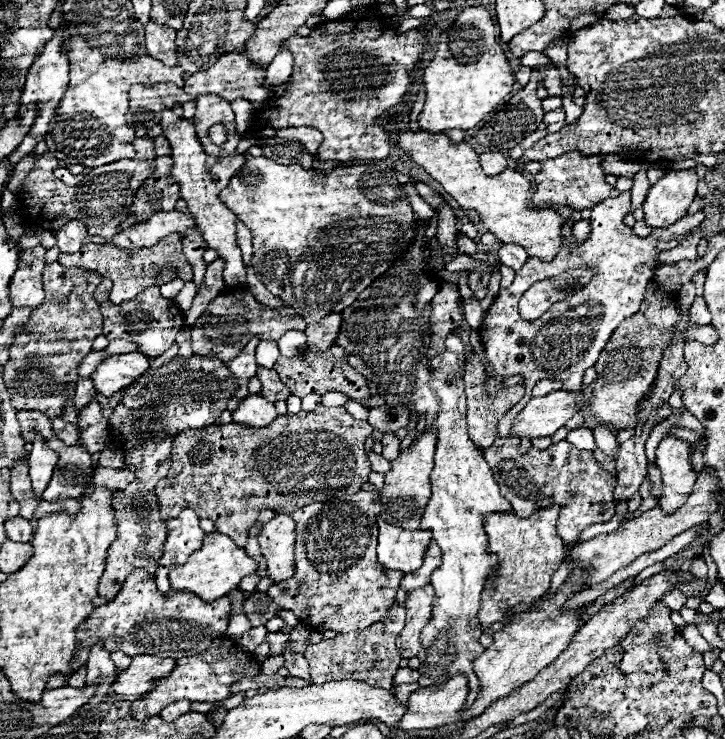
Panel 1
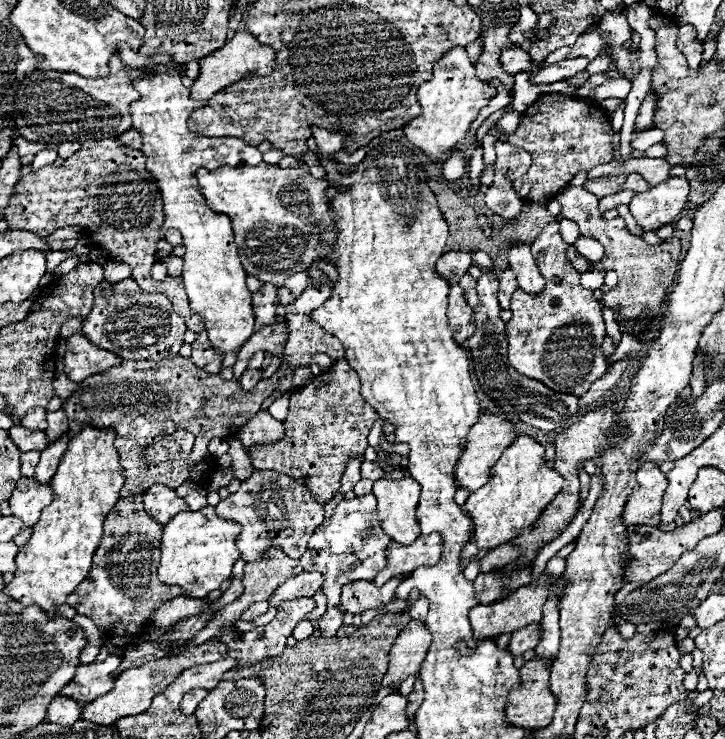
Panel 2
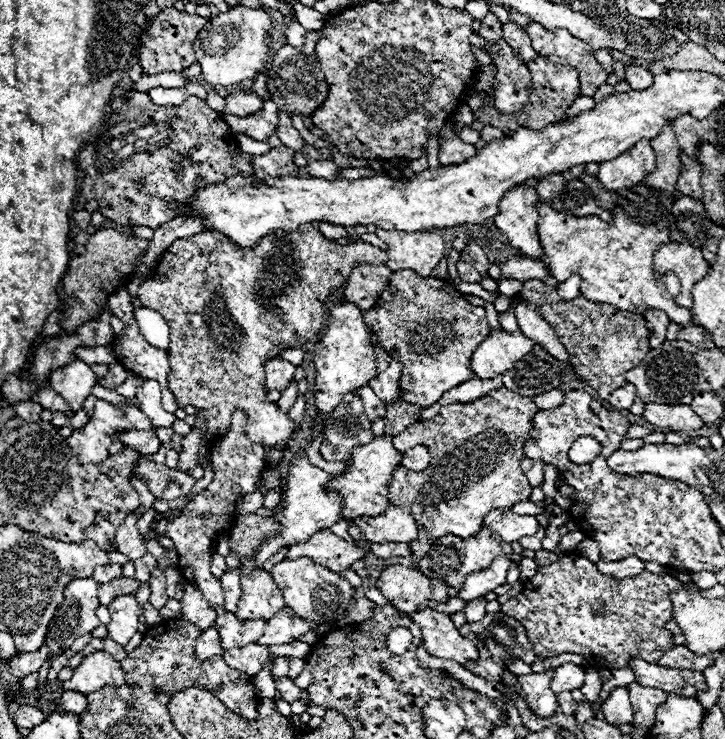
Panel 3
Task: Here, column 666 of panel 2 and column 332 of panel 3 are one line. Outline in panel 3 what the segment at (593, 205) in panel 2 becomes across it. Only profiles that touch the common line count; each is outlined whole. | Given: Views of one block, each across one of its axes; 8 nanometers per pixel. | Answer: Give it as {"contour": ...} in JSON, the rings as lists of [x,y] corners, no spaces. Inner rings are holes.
{"contour":[[[300,226],[300,230],[294,230],[294,232],[280,232],[280,234],[268,234],[268,238],[260,238],[260,242],[256,242],[256,246],[252,248],[242,248],[242,246],[236,246],[230,238],[224,238],[224,234],[216,232],[216,230],[206,230],[206,232],[200,232],[200,234],[194,234],[194,236],[188,236],[188,238],[178,238],[158,260],[158,266],[154,268],[152,276],[148,282],[144,282],[138,290],[138,298],[142,302],[142,306],[148,306],[156,312],[160,312],[164,316],[164,320],[168,322],[170,326],[170,348],[168,348],[168,362],[170,362],[170,372],[168,372],[168,386],[170,386],[170,392],[174,394],[176,398],[176,404],[178,408],[186,408],[188,404],[196,406],[198,410],[204,410],[204,416],[206,419],[206,430],[208,434],[214,434],[214,436],[222,436],[226,432],[226,428],[230,426],[230,414],[234,410],[244,410],[246,416],[248,416],[248,422],[246,422],[246,436],[248,440],[256,442],[256,444],[262,444],[264,448],[276,448],[276,450],[284,450],[288,448],[290,444],[294,444],[294,422],[288,418],[286,412],[282,412],[274,402],[266,402],[266,388],[264,388],[264,382],[266,382],[266,374],[264,374],[264,364],[272,358],[278,358],[280,352],[284,348],[300,348],[302,344],[310,342],[310,340],[316,340],[322,332],[322,326],[324,326],[324,320],[326,320],[326,312],[328,312],[328,298],[330,294],[340,288],[344,284],[344,280],[350,276],[352,268],[356,264],[386,264],[388,262],[388,254],[368,242],[356,242],[356,244],[338,244],[334,240],[328,240],[326,236],[322,236],[314,226]]]}

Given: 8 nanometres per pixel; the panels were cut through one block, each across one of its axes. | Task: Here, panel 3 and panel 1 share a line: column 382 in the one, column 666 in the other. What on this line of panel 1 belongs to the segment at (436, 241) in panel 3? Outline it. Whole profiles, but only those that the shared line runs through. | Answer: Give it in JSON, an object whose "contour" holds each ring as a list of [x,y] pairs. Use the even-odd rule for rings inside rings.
{"contour":[[[622,192],[618,198],[608,198],[600,202],[598,206],[594,206],[590,216],[592,232],[582,246],[572,250],[574,238],[570,234],[570,228],[566,228],[564,246],[558,252],[558,256],[552,262],[541,262],[536,257],[529,257],[526,264],[516,272],[512,286],[506,290],[500,290],[498,298],[488,308],[482,320],[482,326],[478,330],[486,356],[490,360],[490,366],[496,374],[496,378],[486,380],[488,394],[496,394],[502,390],[500,386],[502,378],[520,374],[526,380],[524,398],[498,424],[500,436],[506,436],[506,438],[510,436],[512,418],[516,418],[516,414],[532,398],[532,388],[536,382],[544,378],[562,380],[564,390],[570,390],[570,392],[582,390],[584,372],[596,364],[600,350],[604,350],[614,328],[640,308],[644,300],[646,284],[656,276],[658,268],[664,266],[660,260],[656,260],[656,254],[660,254],[660,250],[656,248],[656,242],[676,240],[678,234],[688,234],[706,220],[704,212],[696,212],[696,214],[684,216],[680,222],[676,222],[668,230],[654,228],[650,235],[640,237],[622,224],[622,218],[628,214],[628,208],[630,208],[630,192]],[[574,264],[598,264],[600,272],[584,288],[580,288],[578,292],[572,292],[562,302],[556,302],[540,320],[528,322],[520,318],[518,314],[520,296],[534,282],[566,272],[574,268]]]}

